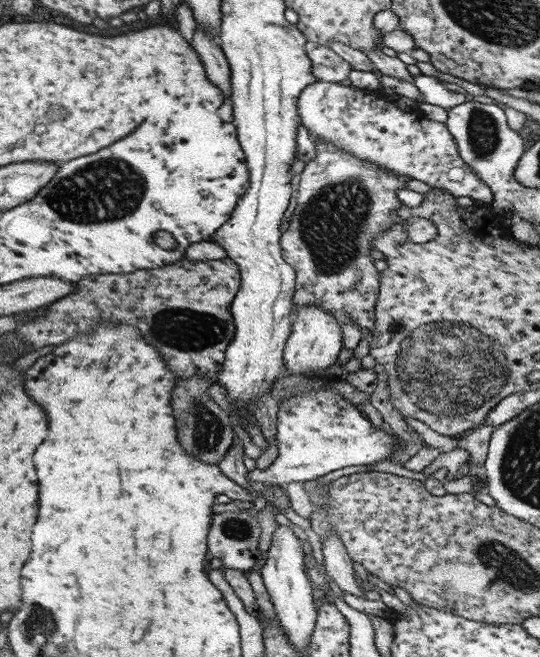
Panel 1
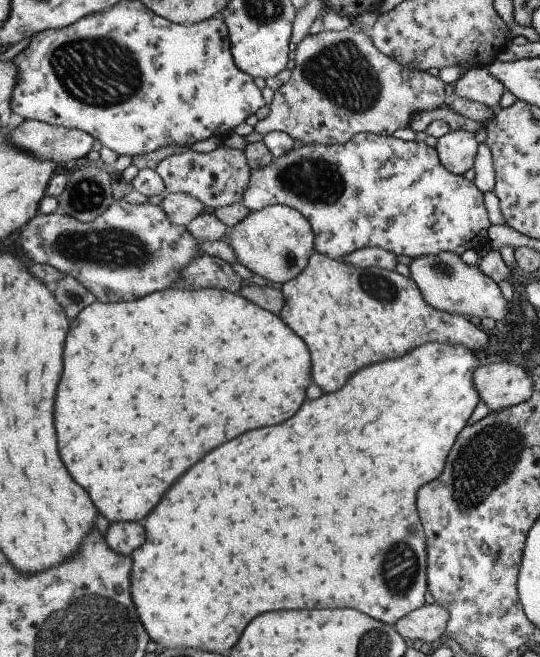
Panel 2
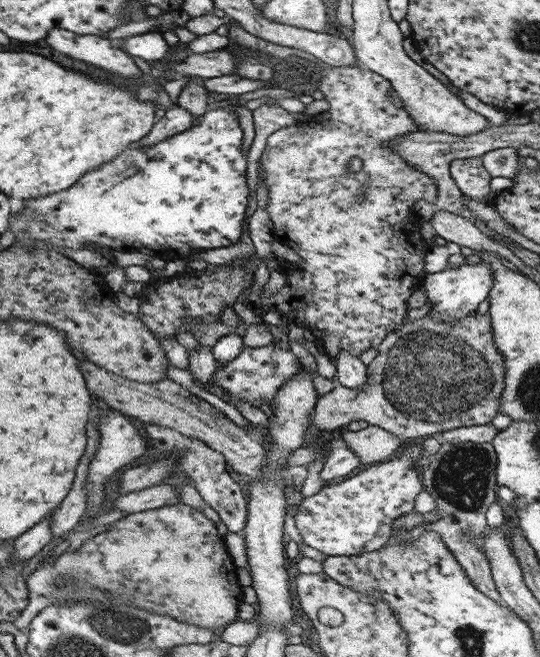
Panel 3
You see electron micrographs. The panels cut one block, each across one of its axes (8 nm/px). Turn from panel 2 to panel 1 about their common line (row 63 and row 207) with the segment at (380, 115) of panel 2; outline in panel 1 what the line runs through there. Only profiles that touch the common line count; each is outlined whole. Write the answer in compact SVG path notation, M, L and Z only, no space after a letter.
M313 141L315 157L299 173L295 207L289 226L281 233L279 242L282 259L293 267L295 273L292 315L303 305L317 305L333 315L339 324L351 317L351 321L359 327L361 336L371 336L375 325L374 304L378 299L380 273L376 271L369 251L373 249L372 240L375 235L389 229L389 225L400 222L397 207L401 202L395 191L407 188L406 181L411 178L393 174L389 170L385 172L369 162L357 160L339 151L333 144Z

